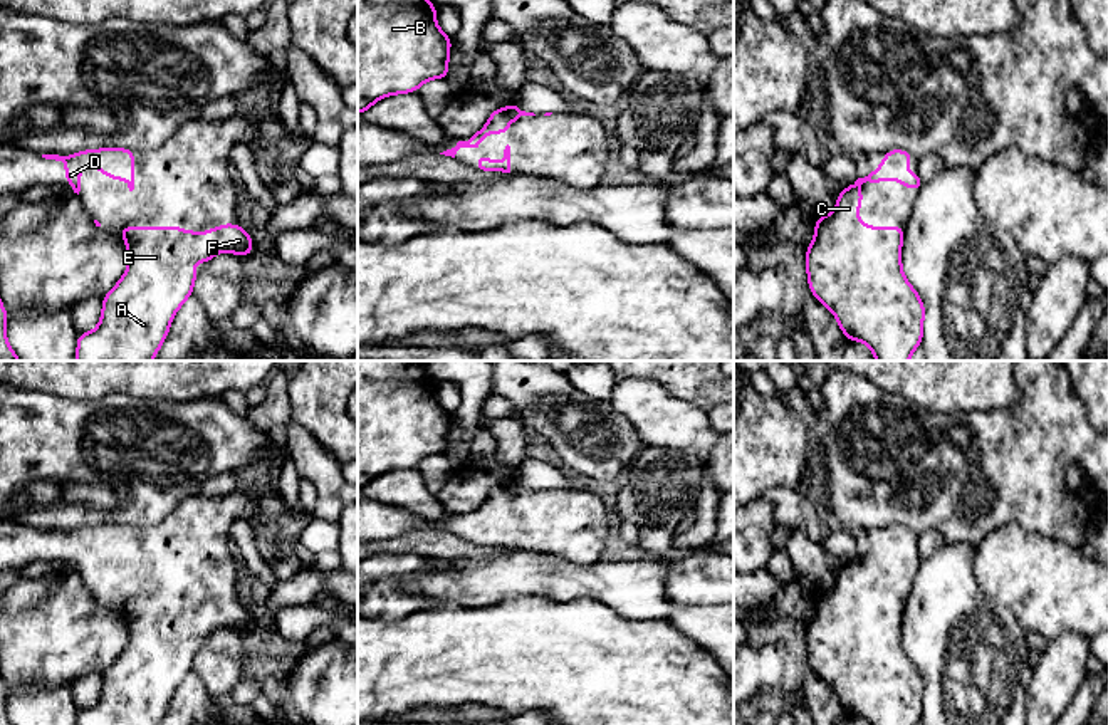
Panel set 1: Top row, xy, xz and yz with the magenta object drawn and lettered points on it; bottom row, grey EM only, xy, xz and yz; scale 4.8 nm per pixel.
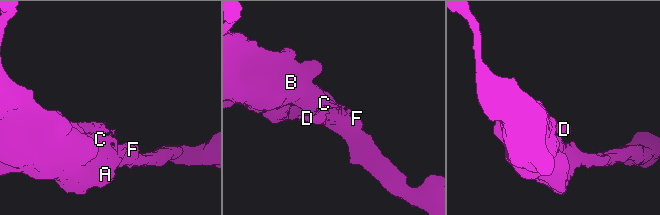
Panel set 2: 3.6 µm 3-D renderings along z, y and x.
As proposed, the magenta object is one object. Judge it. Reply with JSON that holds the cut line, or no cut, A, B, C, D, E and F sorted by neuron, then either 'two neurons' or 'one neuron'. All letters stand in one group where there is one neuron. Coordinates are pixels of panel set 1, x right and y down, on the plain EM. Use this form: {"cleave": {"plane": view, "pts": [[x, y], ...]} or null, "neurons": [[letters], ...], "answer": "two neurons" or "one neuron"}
{"cleave": null, "neurons": [["A", "B", "C", "D", "E", "F"]], "answer": "one neuron"}

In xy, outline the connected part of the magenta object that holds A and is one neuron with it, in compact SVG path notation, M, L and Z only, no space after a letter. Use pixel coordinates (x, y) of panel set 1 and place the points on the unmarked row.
M232 599L210 604L203 611L181 602L123 602L119 611L128 621L128 646L102 673L99 702L91 708L77 710L77 725L159 725L175 690L193 671L198 653L193 639L208 639L220 628L238 633L253 628L248 608Z

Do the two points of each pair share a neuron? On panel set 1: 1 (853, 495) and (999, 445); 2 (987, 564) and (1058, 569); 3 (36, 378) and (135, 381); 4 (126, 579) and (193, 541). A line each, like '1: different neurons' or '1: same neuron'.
1: same neuron
2: same neuron
3: same neuron
4: same neuron

